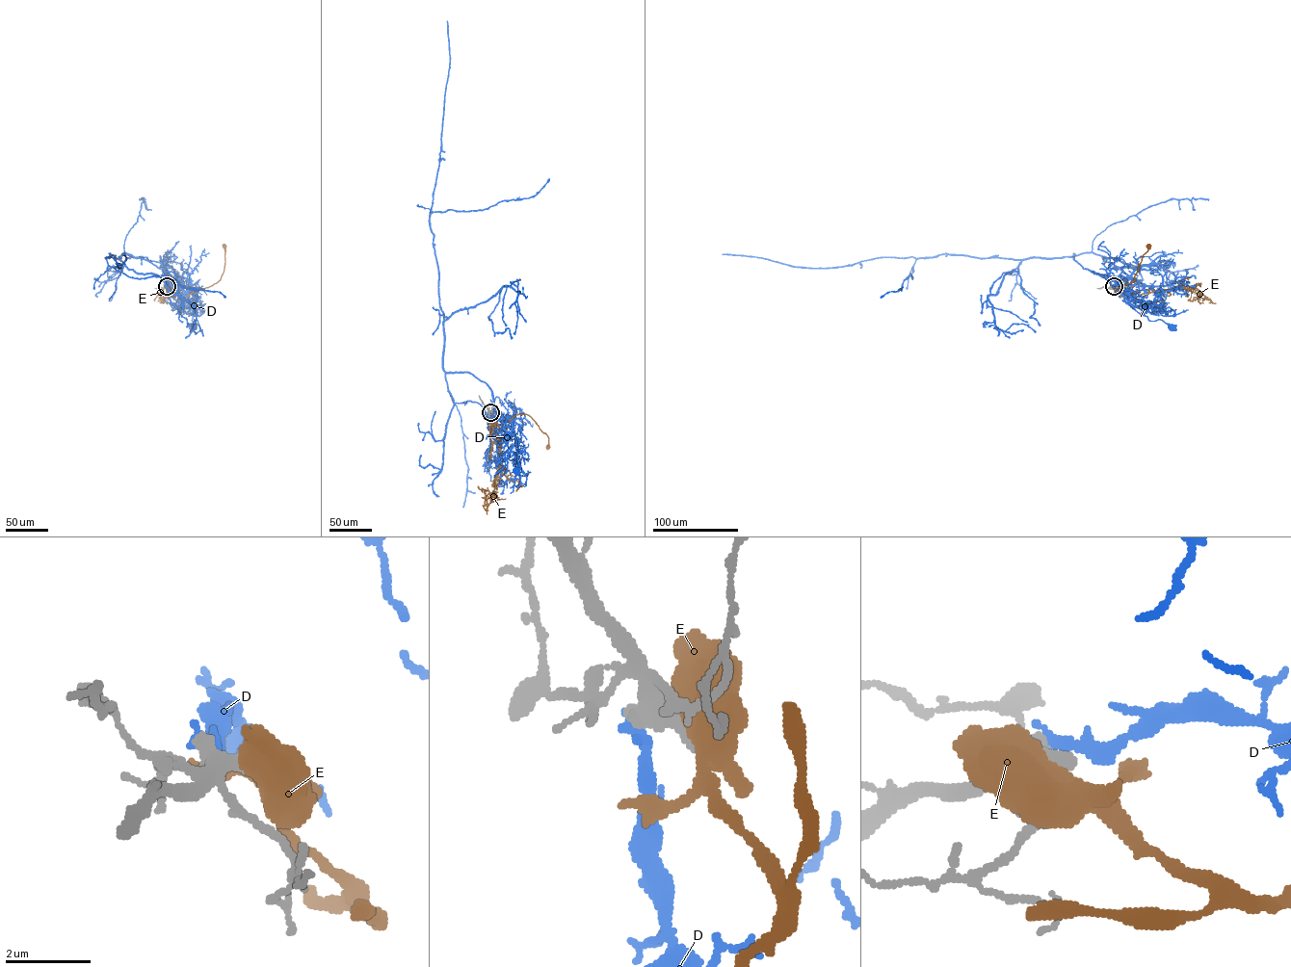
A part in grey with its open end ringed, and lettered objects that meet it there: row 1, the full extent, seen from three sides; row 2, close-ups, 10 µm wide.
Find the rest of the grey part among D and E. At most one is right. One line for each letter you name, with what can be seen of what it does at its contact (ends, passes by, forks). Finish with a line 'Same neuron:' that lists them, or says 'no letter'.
Same neuron: no letter

